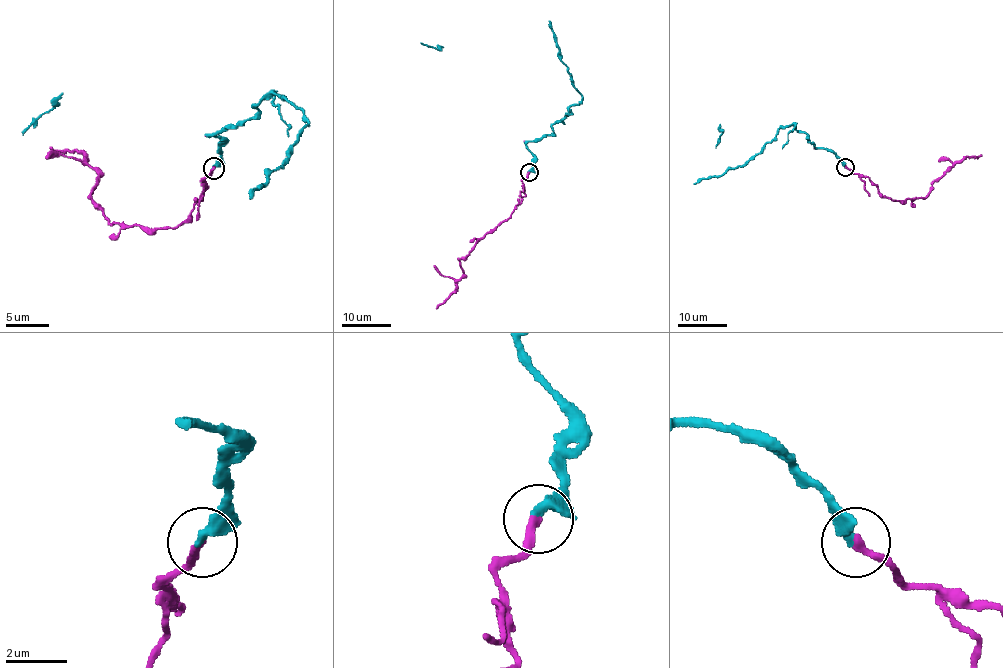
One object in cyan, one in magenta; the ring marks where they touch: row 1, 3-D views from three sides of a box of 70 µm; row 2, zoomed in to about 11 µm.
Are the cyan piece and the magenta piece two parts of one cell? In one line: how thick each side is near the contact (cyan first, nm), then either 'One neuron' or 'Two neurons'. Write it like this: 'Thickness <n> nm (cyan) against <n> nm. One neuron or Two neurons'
Thickness 360 nm (cyan) against 280 nm. One neuron

